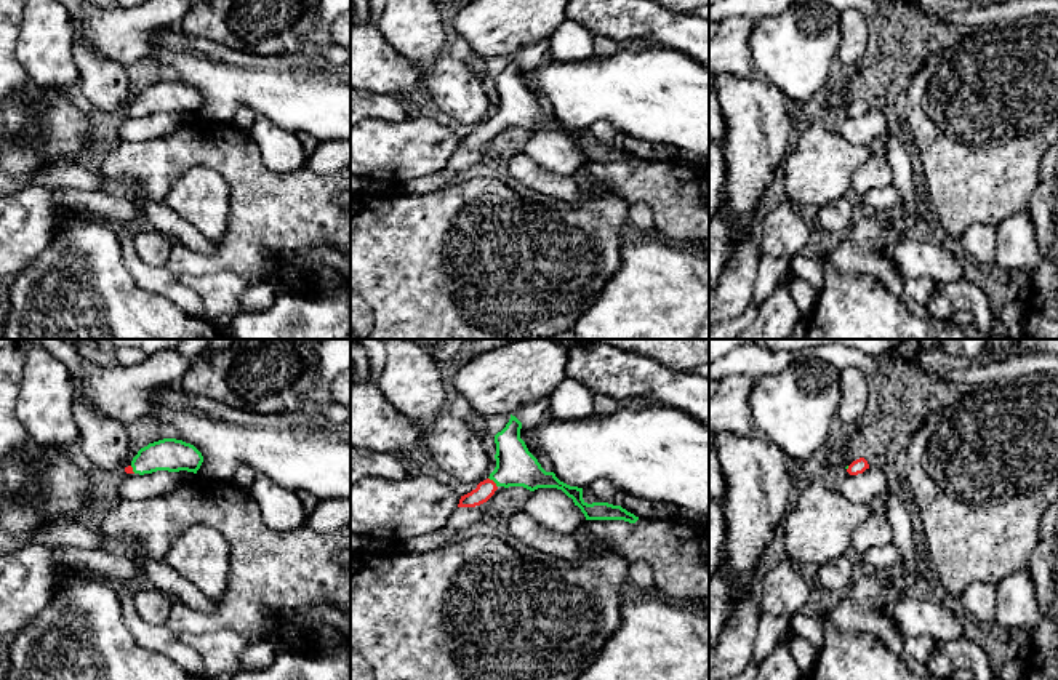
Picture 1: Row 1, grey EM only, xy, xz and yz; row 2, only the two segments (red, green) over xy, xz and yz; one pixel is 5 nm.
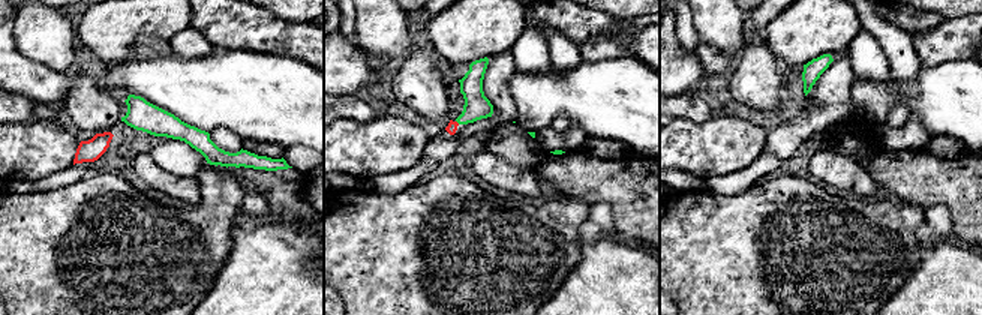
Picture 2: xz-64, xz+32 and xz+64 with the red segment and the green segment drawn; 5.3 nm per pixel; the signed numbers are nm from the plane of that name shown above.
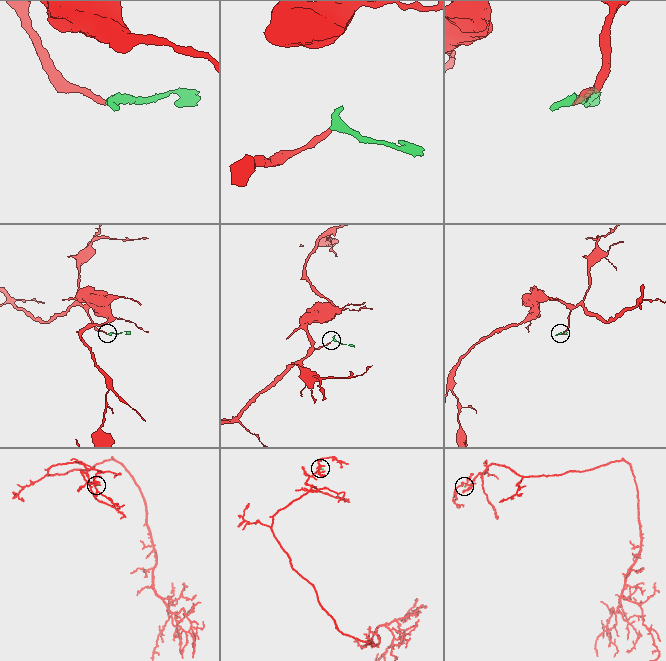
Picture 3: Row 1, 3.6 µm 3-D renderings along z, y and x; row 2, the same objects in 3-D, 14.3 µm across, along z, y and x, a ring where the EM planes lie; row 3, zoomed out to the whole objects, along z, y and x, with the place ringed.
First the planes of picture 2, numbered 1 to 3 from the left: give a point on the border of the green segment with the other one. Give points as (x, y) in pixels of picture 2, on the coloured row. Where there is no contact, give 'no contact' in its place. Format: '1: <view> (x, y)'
1: no contact
2: no contact
3: no contact

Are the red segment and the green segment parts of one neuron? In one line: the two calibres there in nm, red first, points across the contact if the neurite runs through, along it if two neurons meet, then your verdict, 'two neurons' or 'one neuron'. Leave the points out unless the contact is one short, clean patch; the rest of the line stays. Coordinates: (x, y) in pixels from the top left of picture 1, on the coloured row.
calibres 90 and 200 nm; way xz (485, 490), (493, 482), (516, 466); one neuron

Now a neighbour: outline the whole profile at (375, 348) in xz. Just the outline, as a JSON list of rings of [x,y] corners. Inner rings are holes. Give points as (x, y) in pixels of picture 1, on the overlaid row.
[[[359,339],[359,342],[370,358],[370,379],[378,386],[379,373],[387,362],[384,339]]]

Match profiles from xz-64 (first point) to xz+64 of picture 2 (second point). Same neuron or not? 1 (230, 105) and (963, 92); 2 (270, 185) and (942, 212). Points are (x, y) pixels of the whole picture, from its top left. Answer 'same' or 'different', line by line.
1: same
2: different

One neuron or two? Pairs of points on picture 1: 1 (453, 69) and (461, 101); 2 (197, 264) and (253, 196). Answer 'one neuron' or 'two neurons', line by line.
1: one neuron
2: one neuron

